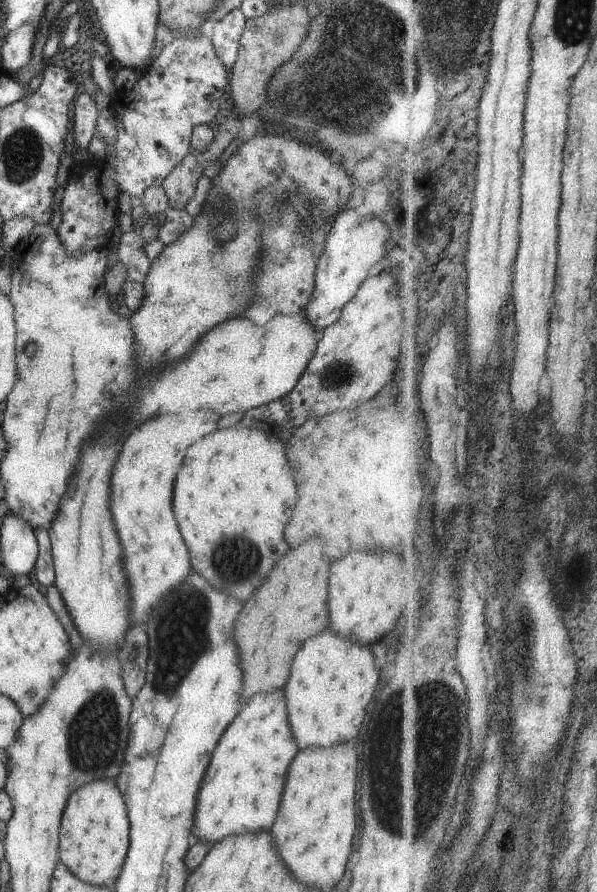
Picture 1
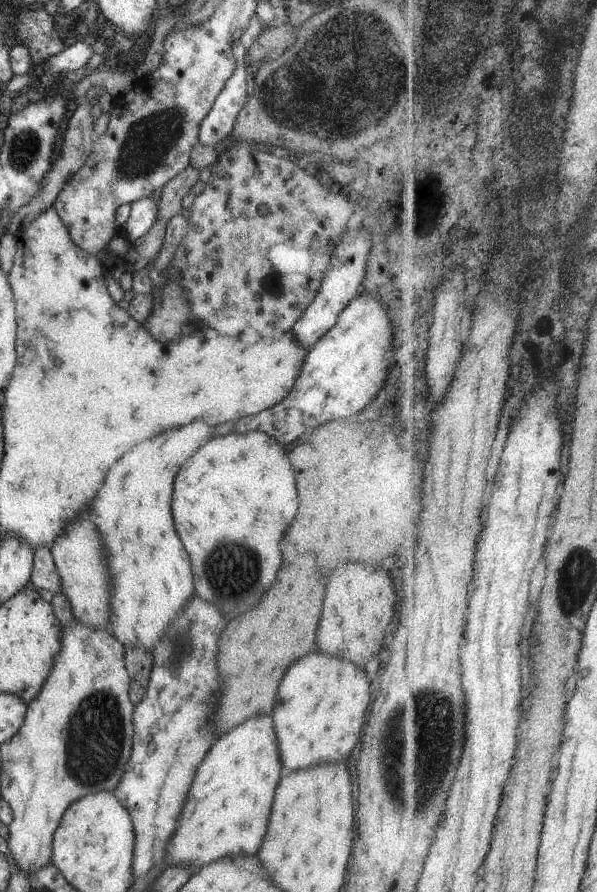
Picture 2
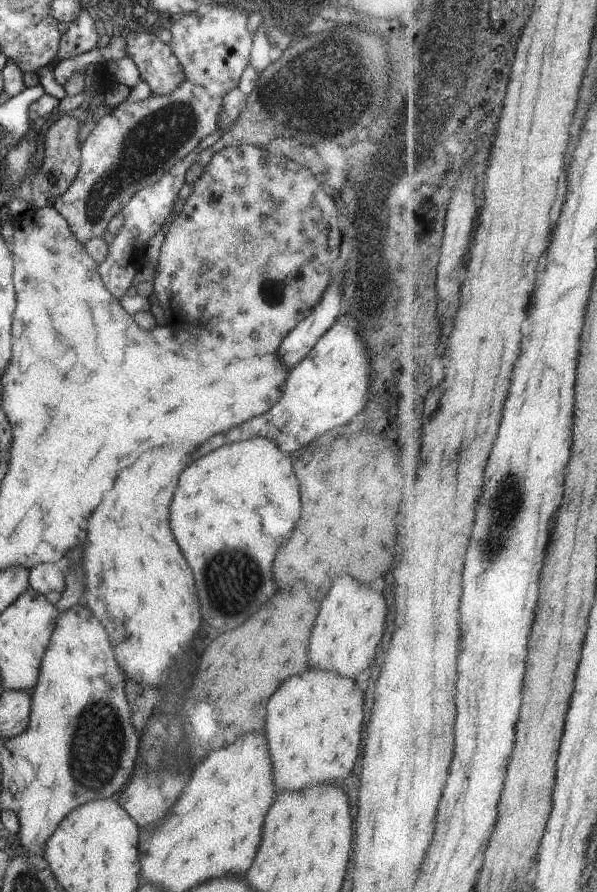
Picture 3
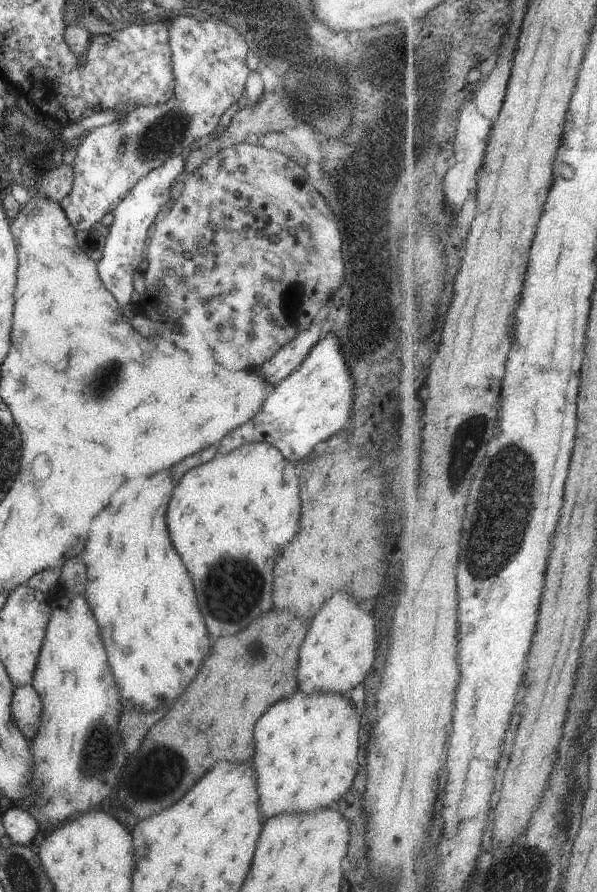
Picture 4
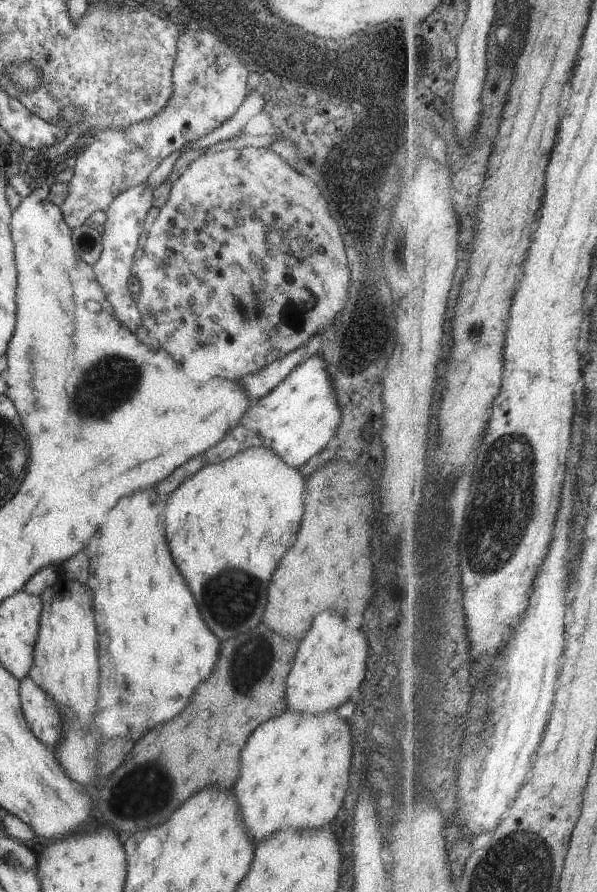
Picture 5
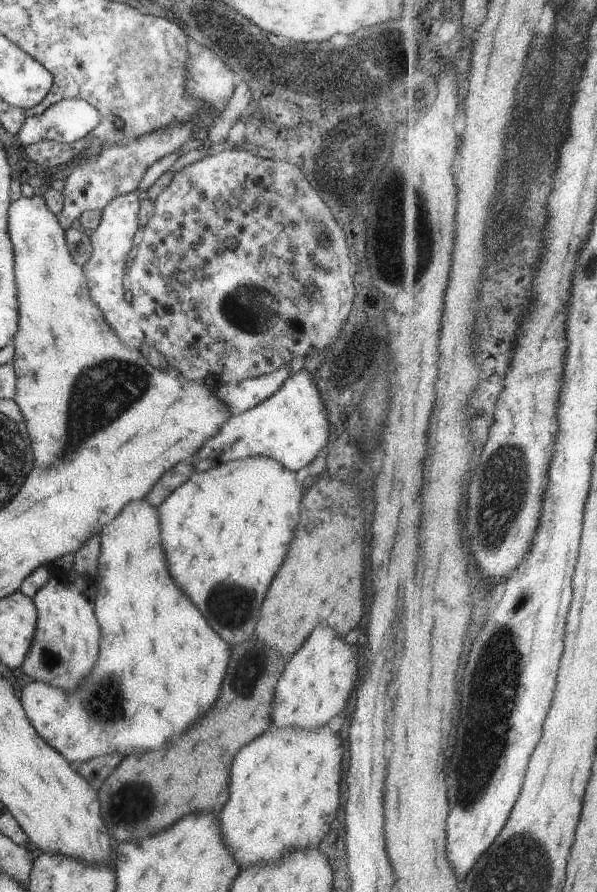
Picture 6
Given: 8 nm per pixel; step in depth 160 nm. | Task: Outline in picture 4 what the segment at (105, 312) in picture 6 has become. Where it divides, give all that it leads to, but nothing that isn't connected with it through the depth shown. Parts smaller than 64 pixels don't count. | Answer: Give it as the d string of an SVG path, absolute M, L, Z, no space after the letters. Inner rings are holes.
M175 153L165 160L161 166L147 172L134 186L130 192L116 205L111 212L113 222L108 227L109 234L104 240L104 250L101 259L96 263L96 272L103 287L115 298L122 313L130 318L134 312L128 310L131 304L131 292L133 276L142 261L144 241L149 236L149 231L157 220L158 215L168 206L171 201L169 186L173 178L183 171L183 155Z

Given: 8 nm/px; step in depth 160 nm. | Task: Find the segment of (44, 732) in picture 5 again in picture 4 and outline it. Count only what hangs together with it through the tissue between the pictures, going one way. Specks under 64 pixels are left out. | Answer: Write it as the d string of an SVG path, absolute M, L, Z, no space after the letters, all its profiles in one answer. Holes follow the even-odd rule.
M31 685L14 688L10 702L10 714L15 727L27 742L33 739L38 730L42 702Z

